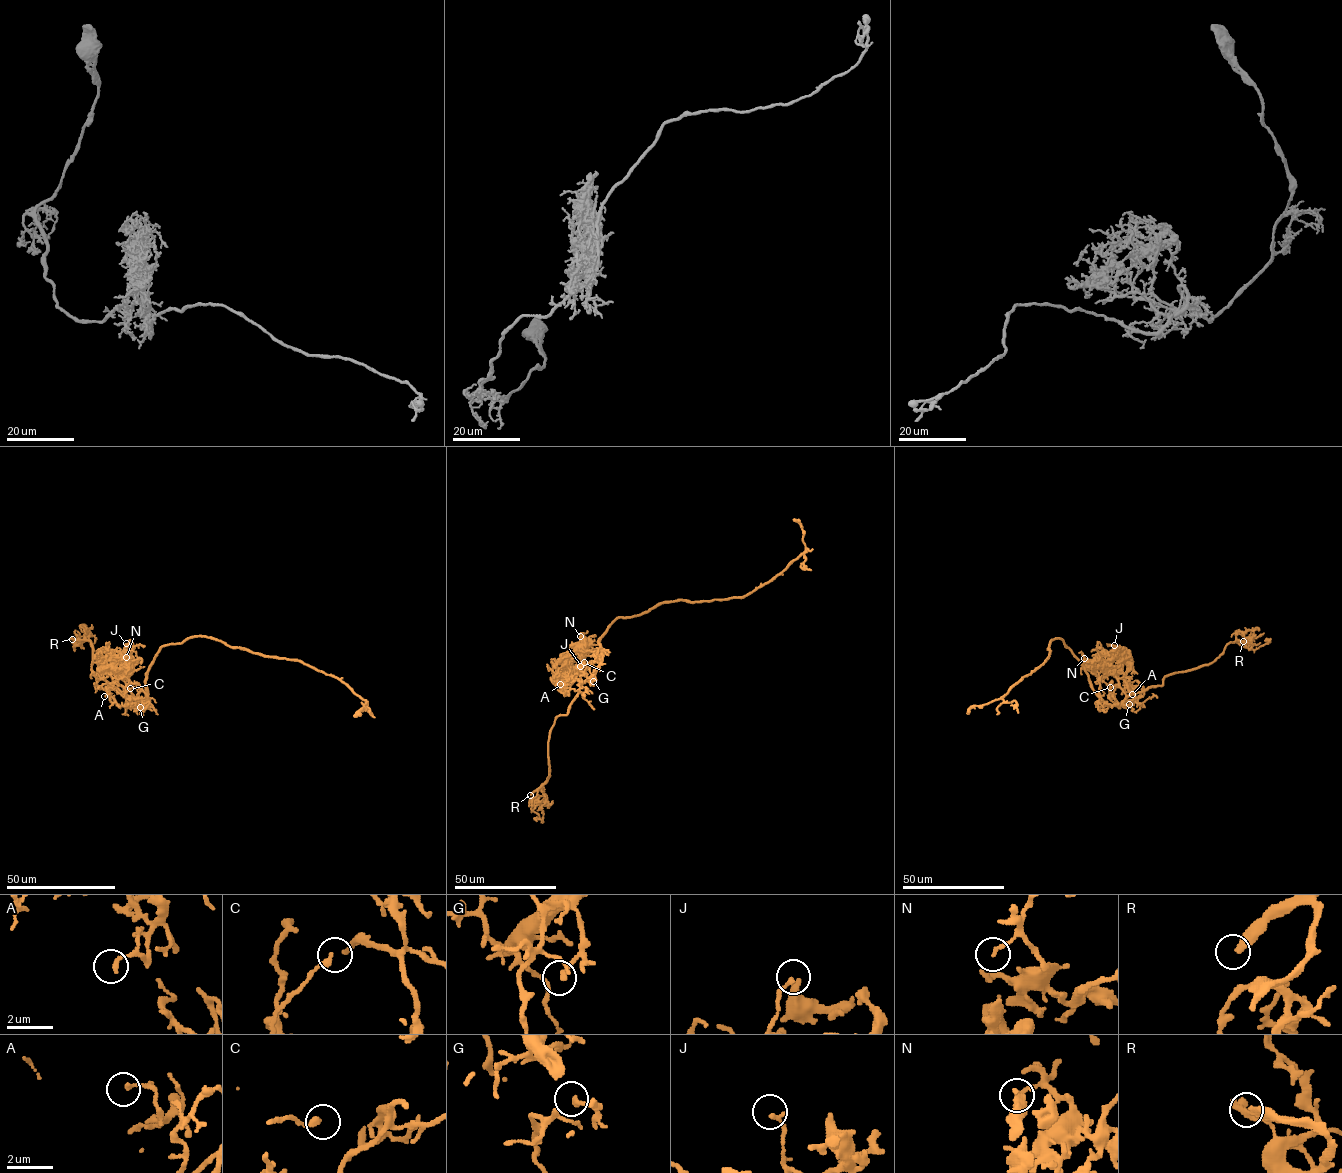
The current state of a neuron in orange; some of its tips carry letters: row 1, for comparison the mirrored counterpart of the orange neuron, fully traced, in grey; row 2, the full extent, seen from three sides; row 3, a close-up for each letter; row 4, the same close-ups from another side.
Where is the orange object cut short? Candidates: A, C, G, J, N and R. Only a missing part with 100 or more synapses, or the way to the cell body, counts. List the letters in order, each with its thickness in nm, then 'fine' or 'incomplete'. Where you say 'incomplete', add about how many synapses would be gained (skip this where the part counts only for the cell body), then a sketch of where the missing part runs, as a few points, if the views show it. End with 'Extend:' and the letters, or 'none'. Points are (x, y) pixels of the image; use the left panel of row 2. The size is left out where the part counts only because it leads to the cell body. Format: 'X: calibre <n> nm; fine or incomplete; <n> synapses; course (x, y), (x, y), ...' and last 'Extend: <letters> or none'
A: calibre 190 nm; fine
C: calibre 240 nm; fine
G: calibre 200 nm; fine
J: calibre 200 nm; fine
N: calibre 150 nm; fine
R: calibre 340 nm; incomplete; course (72, 639), (68, 635), (59, 639), (52, 630)
Extend: R

